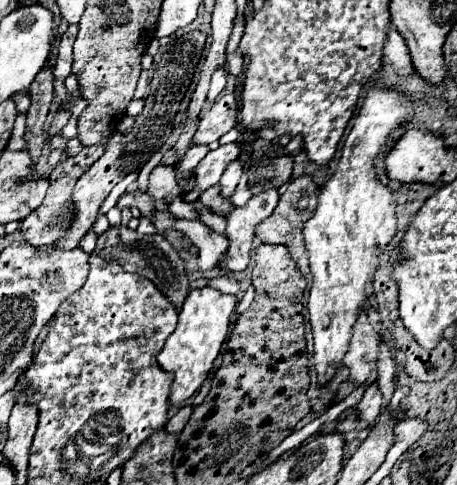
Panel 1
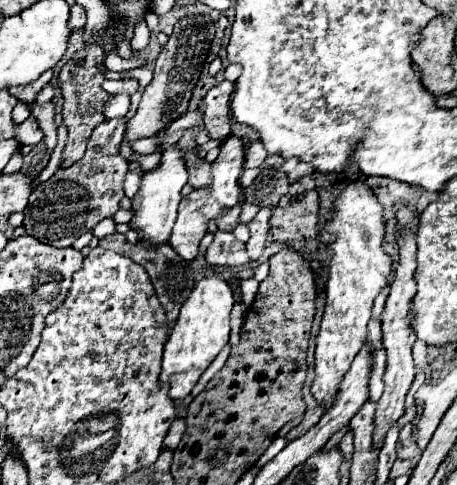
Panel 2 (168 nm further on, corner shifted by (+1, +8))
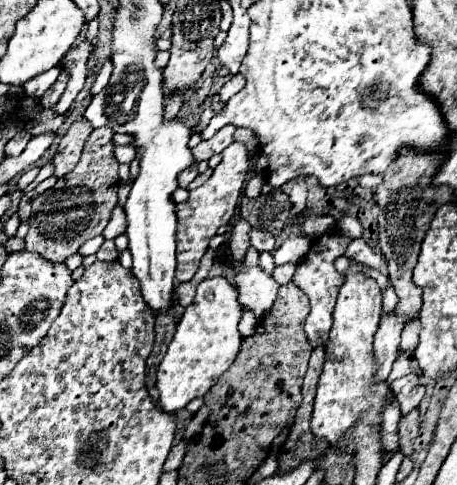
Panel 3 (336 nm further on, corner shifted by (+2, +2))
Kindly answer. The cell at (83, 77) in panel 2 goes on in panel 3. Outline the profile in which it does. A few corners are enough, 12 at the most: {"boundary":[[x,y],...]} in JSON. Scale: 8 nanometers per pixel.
{"boundary":[[83,116],[61,138],[53,176],[63,178],[79,162],[93,128]]}

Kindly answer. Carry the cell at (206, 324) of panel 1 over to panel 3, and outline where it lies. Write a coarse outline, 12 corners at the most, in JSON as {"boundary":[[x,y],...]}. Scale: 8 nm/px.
{"boundary":[[207,278],[159,364],[167,414],[233,364],[243,308]]}

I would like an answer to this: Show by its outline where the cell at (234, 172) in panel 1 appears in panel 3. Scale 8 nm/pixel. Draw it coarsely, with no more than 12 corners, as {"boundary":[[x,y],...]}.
{"boundary":[[223,150],[211,178],[177,204],[177,272],[189,282],[229,224],[251,164]]}

